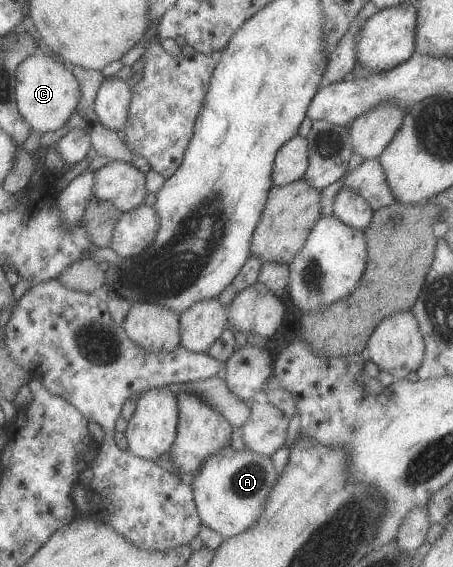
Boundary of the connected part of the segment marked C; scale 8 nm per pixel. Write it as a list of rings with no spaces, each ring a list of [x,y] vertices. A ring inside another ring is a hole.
[[[42,50],[29,56],[18,71],[18,102],[21,114],[27,118],[36,132],[57,132],[69,124],[73,114],[80,107],[83,87],[76,73],[57,57],[49,56]]]

